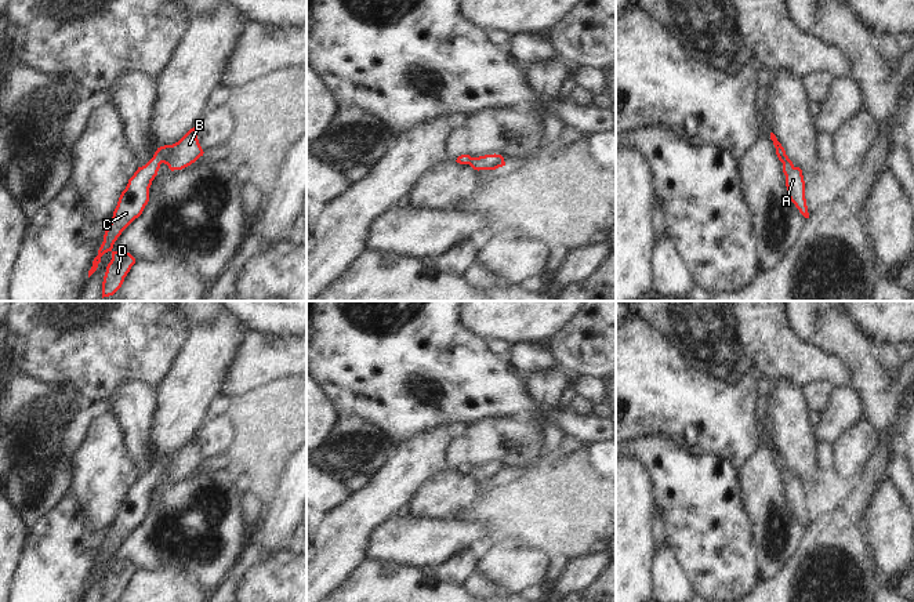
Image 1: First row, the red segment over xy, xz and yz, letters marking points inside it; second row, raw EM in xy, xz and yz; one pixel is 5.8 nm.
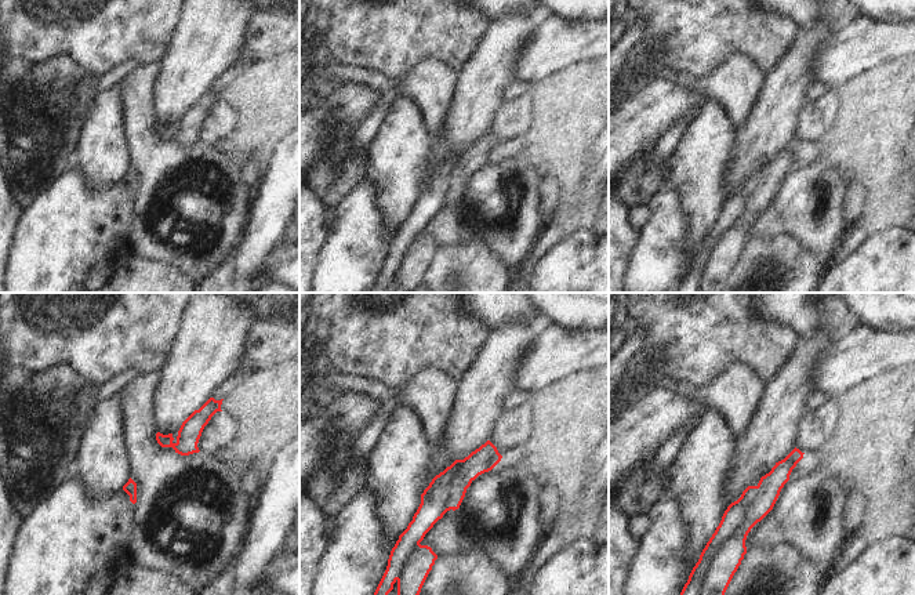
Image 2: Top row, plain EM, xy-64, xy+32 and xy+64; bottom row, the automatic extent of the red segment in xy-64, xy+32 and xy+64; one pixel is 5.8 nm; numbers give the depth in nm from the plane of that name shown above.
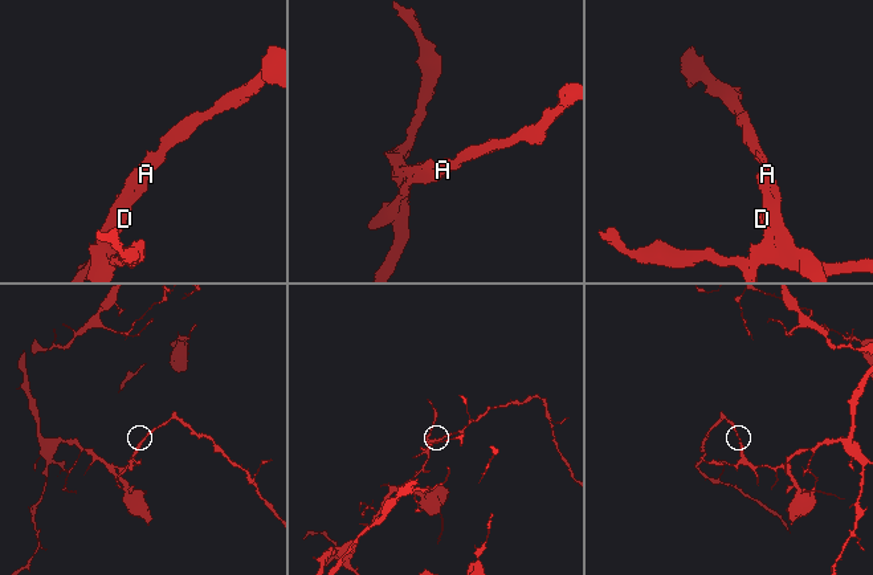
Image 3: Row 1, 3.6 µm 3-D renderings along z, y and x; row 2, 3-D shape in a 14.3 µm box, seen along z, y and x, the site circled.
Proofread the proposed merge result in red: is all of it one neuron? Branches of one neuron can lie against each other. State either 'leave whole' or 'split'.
split

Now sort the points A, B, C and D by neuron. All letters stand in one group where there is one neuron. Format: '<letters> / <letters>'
A B D / C

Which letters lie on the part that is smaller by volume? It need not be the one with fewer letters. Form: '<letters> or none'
A, B, D

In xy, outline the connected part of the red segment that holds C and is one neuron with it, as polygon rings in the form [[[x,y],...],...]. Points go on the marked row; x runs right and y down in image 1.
[[[171,145],[157,148],[153,157],[145,166],[138,167],[134,175],[128,179],[126,189],[119,197],[112,221],[105,231],[98,255],[94,258],[93,266],[88,271],[88,278],[97,271],[101,257],[105,253],[112,251],[113,244],[121,232],[142,214],[149,202],[149,188],[152,181],[157,175],[166,150],[170,148]]]

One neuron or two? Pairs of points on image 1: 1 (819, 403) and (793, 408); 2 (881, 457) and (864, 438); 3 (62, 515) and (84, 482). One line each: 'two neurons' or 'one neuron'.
1: two neurons
2: two neurons
3: two neurons

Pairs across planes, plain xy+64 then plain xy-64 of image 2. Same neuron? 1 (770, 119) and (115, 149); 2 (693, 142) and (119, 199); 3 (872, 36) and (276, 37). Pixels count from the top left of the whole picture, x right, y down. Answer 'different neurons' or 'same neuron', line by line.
1: different neurons
2: different neurons
3: same neuron

